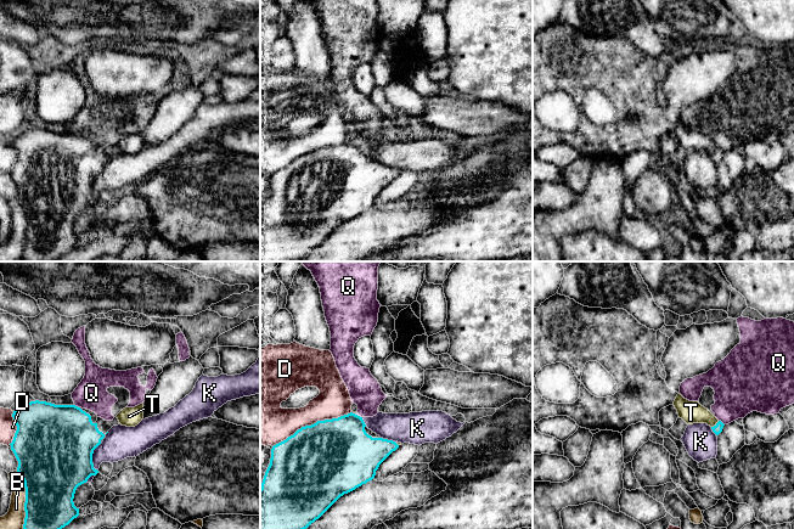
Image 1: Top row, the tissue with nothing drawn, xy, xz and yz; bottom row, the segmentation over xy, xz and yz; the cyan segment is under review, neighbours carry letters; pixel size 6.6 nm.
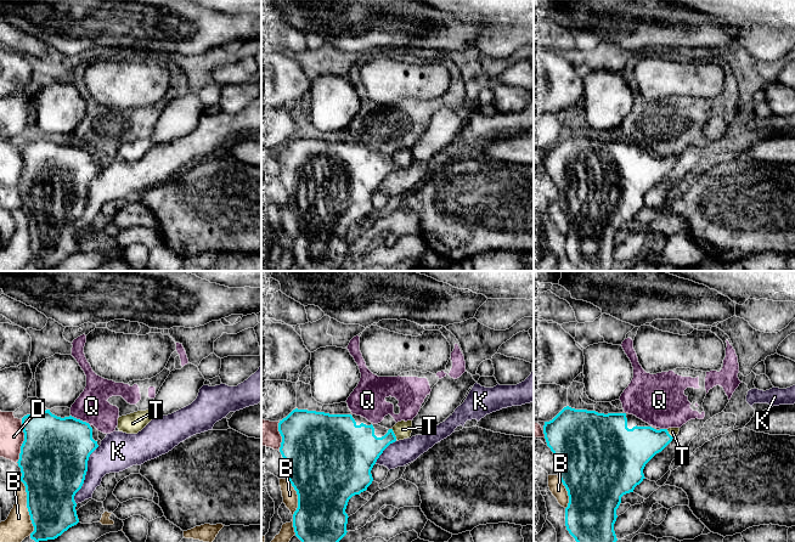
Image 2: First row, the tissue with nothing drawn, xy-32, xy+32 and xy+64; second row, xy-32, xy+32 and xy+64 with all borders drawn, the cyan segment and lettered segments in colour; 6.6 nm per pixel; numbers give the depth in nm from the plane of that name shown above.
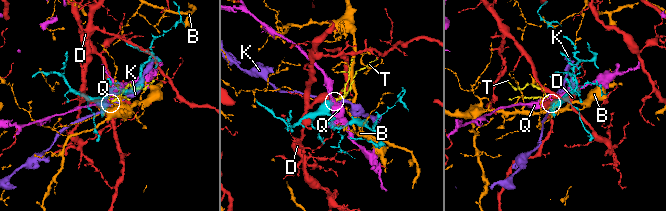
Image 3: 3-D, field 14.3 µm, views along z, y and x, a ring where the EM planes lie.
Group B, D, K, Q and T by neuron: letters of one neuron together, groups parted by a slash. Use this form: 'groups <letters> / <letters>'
groups B / D / K / Q / T

